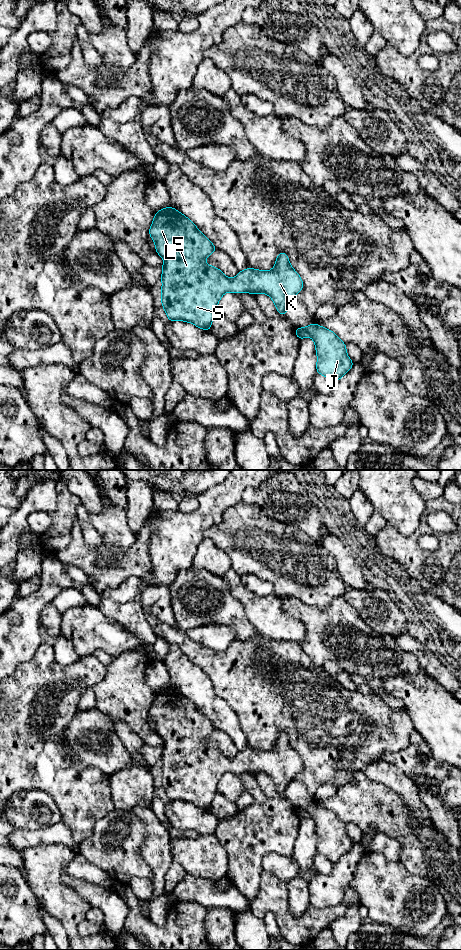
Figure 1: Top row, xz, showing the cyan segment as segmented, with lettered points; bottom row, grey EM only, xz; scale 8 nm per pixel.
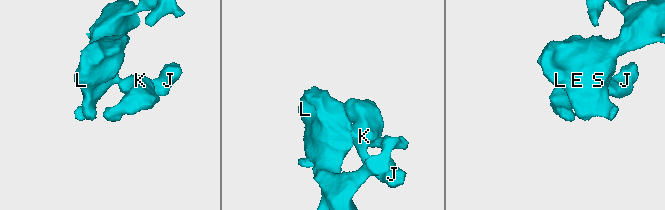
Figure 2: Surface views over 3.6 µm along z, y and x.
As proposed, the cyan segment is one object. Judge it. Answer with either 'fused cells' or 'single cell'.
single cell

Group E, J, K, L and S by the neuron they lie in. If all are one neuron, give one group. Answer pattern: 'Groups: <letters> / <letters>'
Groups: E J K L S

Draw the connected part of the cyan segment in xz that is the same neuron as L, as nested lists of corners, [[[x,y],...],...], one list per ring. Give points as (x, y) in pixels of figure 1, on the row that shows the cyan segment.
[[[168,206],[154,215],[149,236],[155,242],[155,250],[164,259],[162,266],[162,306],[168,321],[181,320],[209,331],[214,316],[218,313],[217,304],[226,292],[252,295],[268,294],[277,311],[286,316],[287,307],[296,294],[303,289],[303,280],[292,268],[286,253],[280,252],[275,266],[270,271],[247,268],[239,271],[236,278],[226,277],[219,268],[207,265],[206,258],[218,249],[202,234],[196,225],[178,210]]]

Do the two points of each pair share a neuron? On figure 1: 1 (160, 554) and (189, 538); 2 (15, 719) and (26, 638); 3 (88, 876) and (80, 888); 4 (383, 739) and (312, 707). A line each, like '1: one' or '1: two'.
1: one
2: two
3: two
4: one

